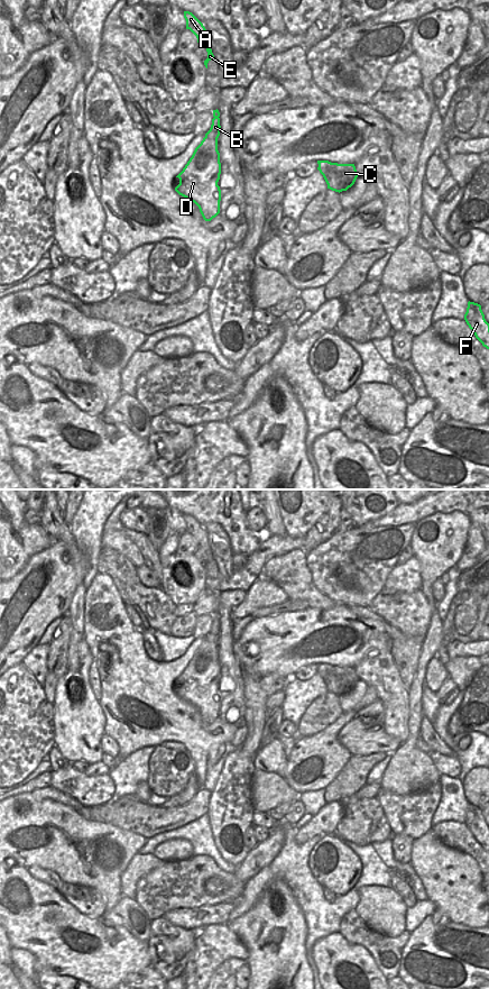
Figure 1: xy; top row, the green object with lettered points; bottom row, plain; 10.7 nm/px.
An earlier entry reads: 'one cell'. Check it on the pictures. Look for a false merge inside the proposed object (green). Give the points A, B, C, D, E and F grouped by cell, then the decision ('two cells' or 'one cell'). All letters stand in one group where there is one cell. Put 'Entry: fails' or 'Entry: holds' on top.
Entry: fails
groups A E / B C D F; two cells

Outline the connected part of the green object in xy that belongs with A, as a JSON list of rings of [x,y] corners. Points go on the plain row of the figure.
[[[184,514],[184,521],[186,523],[186,532],[190,532],[196,539],[197,546],[206,551],[207,561],[204,564],[204,568],[207,571],[207,566],[212,561],[215,561],[211,552],[207,534],[203,526],[192,515]]]

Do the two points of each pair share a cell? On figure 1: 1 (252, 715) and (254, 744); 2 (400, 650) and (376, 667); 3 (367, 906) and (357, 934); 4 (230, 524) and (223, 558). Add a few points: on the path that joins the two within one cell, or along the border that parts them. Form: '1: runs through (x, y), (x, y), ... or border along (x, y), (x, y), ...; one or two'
1: runs through (254, 722), (254, 738); one
2: border along (390, 652), (402, 680); two
3: border along (354, 909), (369, 927), (385, 934); two
4: border along (206, 522), (217, 522), (222, 528), (233, 553); two

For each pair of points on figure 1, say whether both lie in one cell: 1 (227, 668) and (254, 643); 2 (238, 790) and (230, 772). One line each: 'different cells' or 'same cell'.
1: different cells
2: same cell

